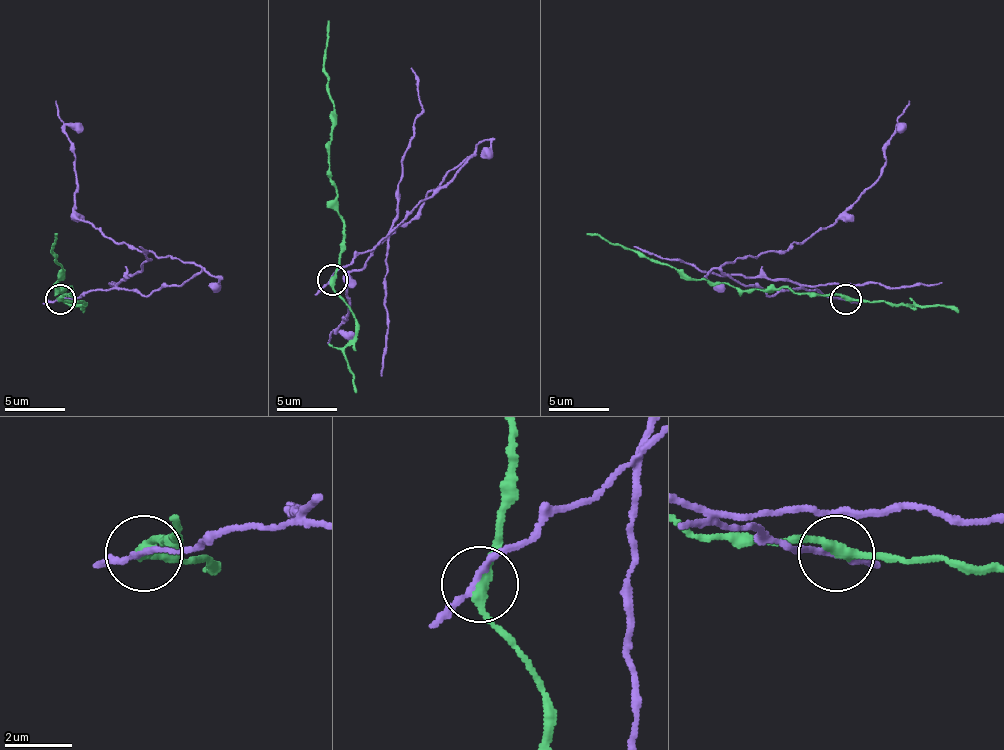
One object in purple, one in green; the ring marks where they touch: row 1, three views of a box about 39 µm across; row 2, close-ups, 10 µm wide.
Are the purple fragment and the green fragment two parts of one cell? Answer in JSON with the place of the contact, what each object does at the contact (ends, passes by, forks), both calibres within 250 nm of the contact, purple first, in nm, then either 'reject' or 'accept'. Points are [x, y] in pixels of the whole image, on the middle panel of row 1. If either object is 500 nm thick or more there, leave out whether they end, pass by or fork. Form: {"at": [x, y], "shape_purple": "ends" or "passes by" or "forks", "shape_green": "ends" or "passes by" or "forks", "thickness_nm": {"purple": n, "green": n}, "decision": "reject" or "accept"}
{"at": [332, 280], "shape_purple": "passes by", "shape_green": "passes by", "thickness_nm": {"purple": 160, "green": 320}, "decision": "reject"}

